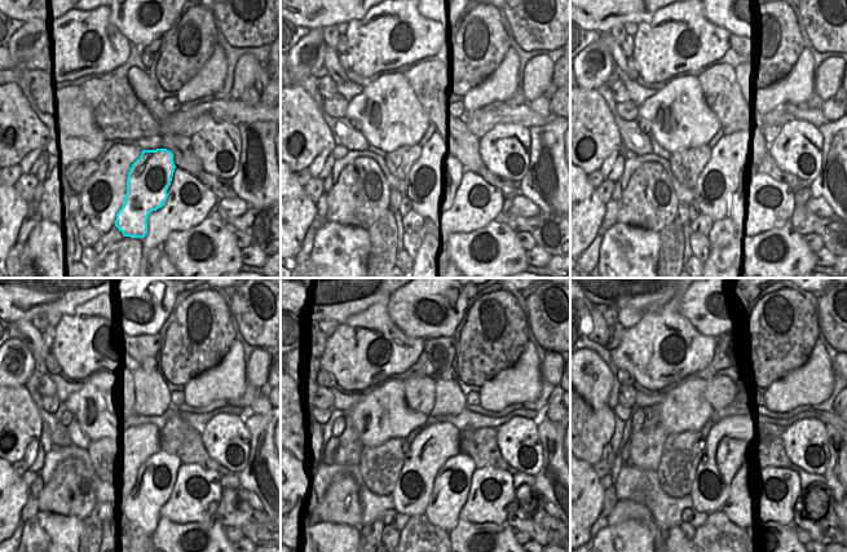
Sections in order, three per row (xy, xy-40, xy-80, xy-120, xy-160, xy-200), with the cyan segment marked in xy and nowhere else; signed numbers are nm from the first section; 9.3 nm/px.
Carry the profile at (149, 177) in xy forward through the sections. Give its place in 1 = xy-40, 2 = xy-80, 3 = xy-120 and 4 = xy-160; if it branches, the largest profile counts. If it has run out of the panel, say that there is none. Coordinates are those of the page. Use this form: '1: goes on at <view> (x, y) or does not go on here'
1: goes on at xy-40 (437, 189)
2: goes on at xy-80 (735, 185)
3: goes on at xy-120 (157, 478)
4: goes on at xy-160 (451, 486)

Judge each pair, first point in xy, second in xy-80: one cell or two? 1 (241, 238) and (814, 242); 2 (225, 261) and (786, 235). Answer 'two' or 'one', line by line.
1: one
2: one

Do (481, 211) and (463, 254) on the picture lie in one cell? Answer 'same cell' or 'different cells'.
different cells

